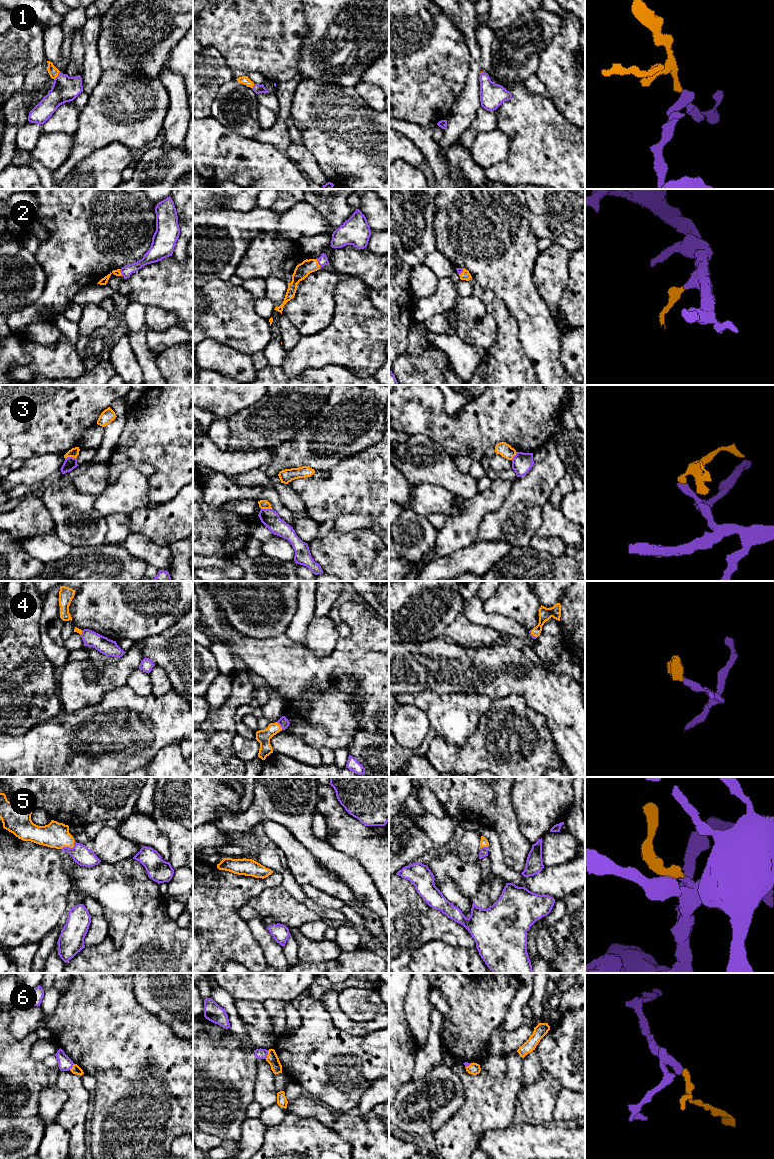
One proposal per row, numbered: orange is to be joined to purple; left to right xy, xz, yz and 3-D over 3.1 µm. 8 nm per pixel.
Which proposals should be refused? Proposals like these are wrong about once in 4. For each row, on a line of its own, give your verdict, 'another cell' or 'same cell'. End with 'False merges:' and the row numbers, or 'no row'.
1: same cell
2: same cell
3: another cell
4: same cell
5: same cell
6: same cell
False merges: 3

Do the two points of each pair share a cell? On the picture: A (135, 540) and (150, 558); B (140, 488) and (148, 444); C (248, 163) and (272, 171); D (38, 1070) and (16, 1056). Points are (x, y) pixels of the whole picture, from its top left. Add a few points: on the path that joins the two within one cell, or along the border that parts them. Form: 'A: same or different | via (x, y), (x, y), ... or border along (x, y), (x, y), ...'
A: same | via (139, 544), (149, 554)
B: different | border along (147, 477), (149, 500)
C: same | via (254, 166), (262, 171), (266, 171)
D: same | via (33, 1070), (30, 1070), (21, 1061)

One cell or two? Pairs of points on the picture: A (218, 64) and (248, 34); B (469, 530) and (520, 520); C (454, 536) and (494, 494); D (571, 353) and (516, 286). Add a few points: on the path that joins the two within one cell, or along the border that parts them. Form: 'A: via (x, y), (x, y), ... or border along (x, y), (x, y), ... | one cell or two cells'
A: border along (204, 46), (213, 46), (221, 54), (234, 78) | two cells
B: border along (494, 511), (484, 516), (474, 542) | two cells
C: via (460, 526), (483, 503) | one cell
D: border along (562, 335), (560, 341), (561, 364) | two cells

